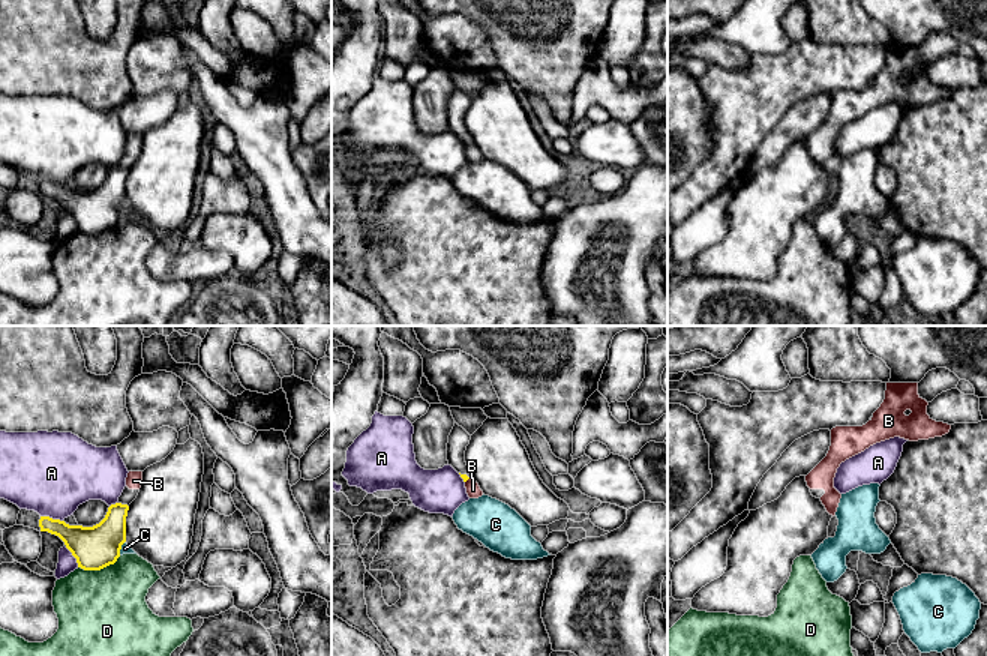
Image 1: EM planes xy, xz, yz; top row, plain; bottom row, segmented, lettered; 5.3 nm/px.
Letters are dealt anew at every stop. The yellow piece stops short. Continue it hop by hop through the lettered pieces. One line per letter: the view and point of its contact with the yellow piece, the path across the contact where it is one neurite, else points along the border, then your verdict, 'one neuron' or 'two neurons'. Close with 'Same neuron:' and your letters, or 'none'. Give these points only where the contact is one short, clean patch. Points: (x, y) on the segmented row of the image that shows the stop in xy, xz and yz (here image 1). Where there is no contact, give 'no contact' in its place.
A: xy (51, 518) | two neurons
B: xz (467, 479) | across xz (465, 478), (467, 479), (473, 490) | one neuron
C: xy (120, 548) | two neurons
D: xy (99, 569) | two neurons
Same neuron: B

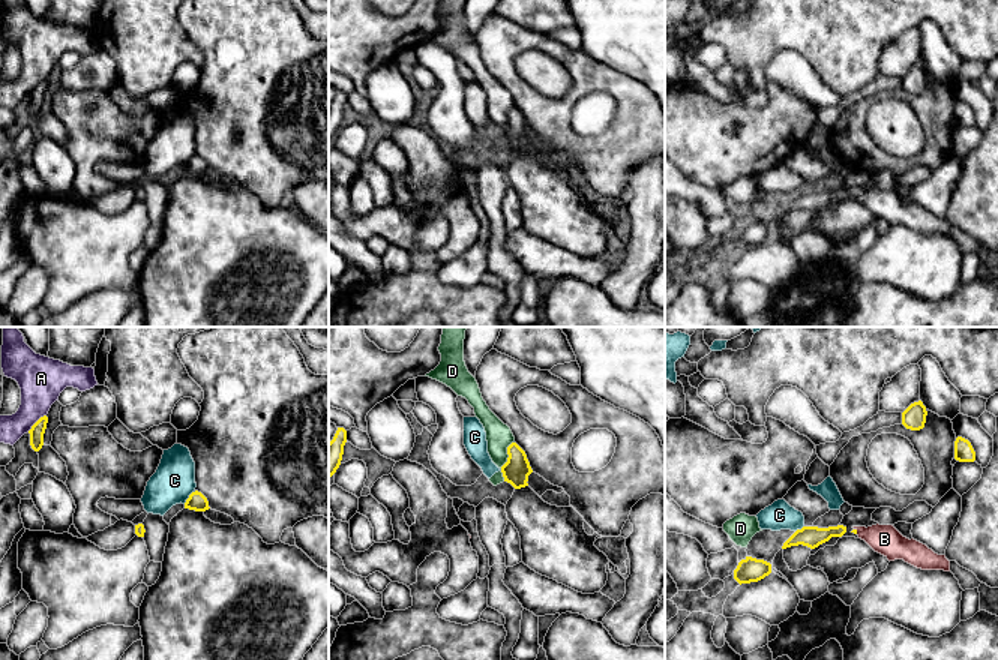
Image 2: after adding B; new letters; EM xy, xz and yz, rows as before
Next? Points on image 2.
A: xy (36, 422) | two neurons
B: yz (856, 531) | across yz (854, 531), (856, 531), (884, 539) | one neuron
C: xy (189, 497) | two neurons
D: xz (508, 461) | along xz (514, 441), (508, 447), (508, 461), (502, 467), (503, 480) | two neurons
Same neuron: B

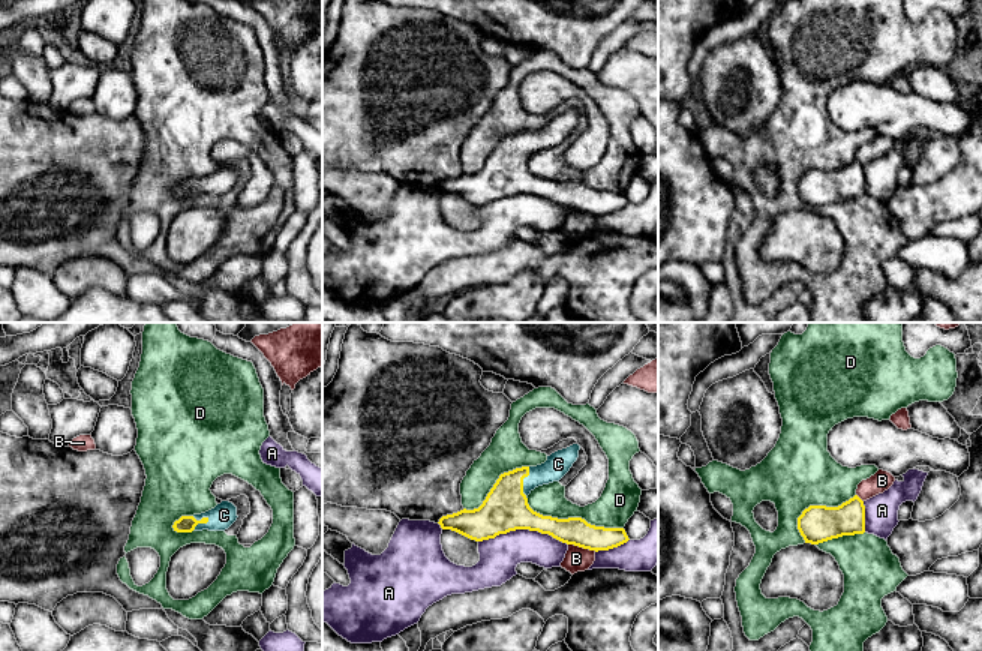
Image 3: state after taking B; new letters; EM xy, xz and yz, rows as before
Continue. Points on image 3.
A: xz (523, 528) | two neurons
B: xz (582, 546) | two neurons
C: xy (201, 522) | across xy (186, 524), (201, 522), (219, 519), (224, 515) | one neuron
D: xz (571, 518) | two neurons
Same neuron: C

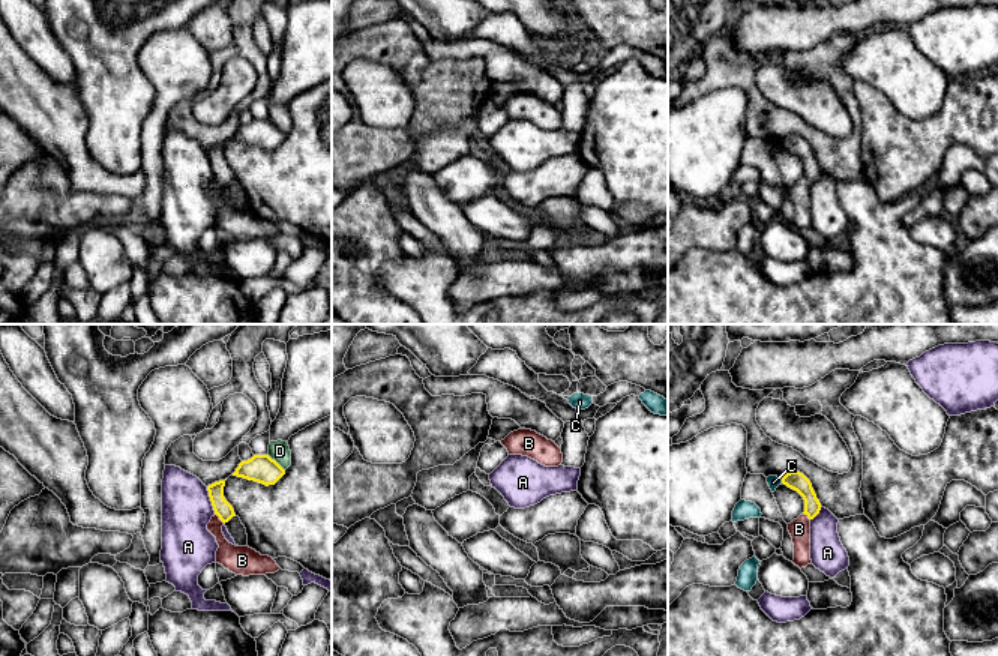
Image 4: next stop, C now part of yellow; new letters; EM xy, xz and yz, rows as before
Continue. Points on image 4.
A: xy (210, 500) | two neurons
B: xy (219, 518) | along xy (215, 514), (224, 523) | two neurons
C: yz (782, 481) | two neurons
D: xy (276, 463) | two neurons
Same neuron: none

